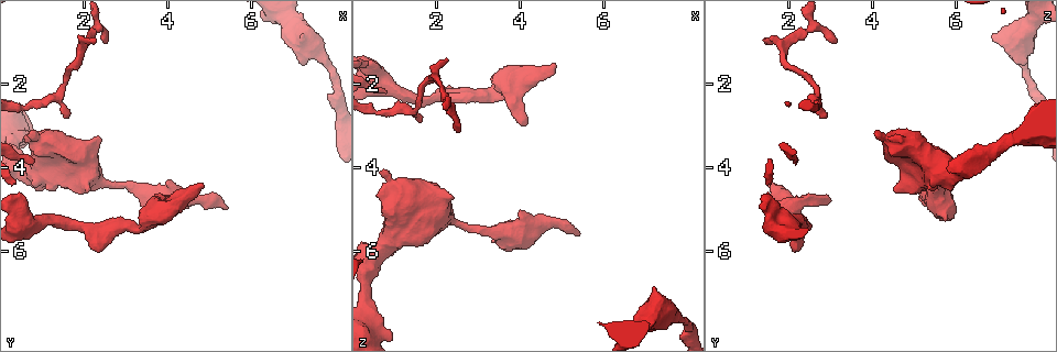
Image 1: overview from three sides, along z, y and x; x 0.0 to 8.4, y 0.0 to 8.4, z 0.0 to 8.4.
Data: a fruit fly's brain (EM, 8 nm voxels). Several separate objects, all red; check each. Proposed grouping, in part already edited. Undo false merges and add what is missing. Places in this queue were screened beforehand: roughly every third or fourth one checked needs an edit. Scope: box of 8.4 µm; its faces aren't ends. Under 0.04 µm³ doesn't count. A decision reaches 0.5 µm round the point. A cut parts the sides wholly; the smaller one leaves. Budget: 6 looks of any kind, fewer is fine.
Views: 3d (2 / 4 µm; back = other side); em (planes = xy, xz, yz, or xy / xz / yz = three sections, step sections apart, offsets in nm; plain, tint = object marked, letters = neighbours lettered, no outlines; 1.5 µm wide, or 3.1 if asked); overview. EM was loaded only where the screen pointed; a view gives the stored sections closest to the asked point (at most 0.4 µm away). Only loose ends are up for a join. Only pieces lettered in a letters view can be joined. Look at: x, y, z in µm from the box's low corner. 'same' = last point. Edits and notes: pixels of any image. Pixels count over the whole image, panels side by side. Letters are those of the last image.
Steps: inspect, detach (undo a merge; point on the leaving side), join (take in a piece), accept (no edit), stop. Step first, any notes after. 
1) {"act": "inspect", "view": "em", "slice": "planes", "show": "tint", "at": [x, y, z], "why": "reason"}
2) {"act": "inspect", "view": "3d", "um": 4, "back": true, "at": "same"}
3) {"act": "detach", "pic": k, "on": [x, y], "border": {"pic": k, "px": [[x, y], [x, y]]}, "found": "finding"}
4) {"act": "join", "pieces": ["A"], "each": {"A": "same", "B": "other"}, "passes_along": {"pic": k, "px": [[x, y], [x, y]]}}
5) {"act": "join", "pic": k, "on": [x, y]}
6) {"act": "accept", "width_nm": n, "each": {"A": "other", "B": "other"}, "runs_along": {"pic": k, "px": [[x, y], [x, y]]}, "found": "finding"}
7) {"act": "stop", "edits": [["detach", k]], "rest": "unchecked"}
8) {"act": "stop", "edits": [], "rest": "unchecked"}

{"act": "inspect", "view": "3d", "um": 4, "at": [5.50, 4.95, 5.65], "why": "branch stops here"}

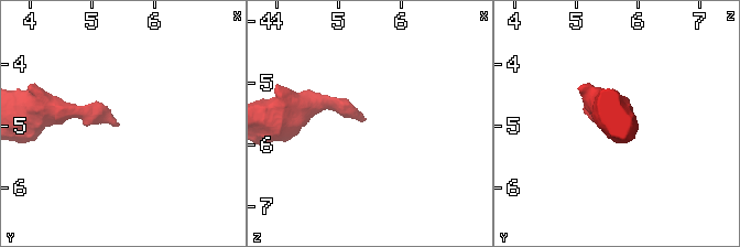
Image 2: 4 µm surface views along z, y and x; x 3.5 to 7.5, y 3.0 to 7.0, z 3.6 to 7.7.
{"act": "inspect", "view": "em", "slice": "planes", "show": "tint", "at": [5.45, 5.00, 5.55], "why": "now the EM"}

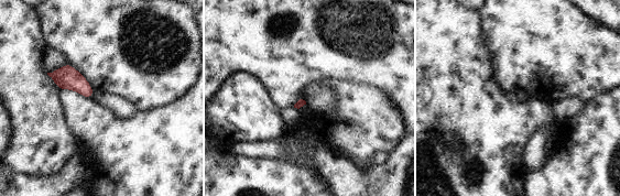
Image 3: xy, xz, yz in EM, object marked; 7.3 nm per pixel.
{"act": "inspect", "view": "em", "slice": "planes", "show": "letters", "at": "same"}

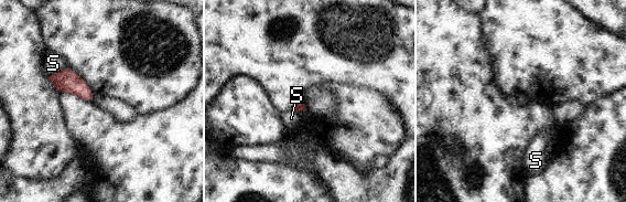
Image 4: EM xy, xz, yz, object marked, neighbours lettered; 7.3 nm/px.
{"act": "accept", "longest_contact_nm": ["S", 160], "each": {"S": "other"}, "found": "no lettered piece goes on from it"}

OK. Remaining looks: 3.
{"act": "inspect", "view": "3d", "um": 4, "at": [4.15, 4.80, 3.00], "why": "branch stops here"}

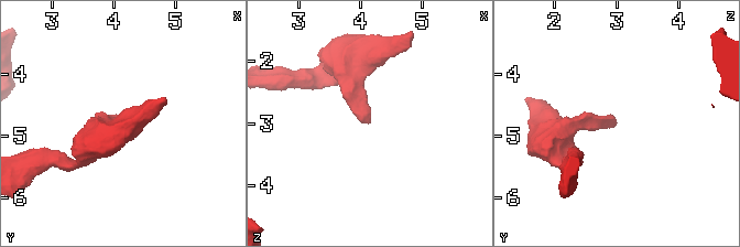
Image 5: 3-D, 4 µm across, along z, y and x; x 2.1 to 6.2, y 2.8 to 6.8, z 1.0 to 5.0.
{"act": "inspect", "view": "em", "slice": "planes", "show": "letters", "at": [4.15, 4.80, 3.00]}

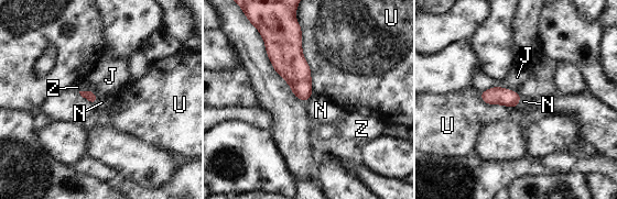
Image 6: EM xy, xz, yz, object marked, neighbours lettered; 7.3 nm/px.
{"act": "accept", "longest_contact_nm": ["U", 500], "each": {"J": "other", "N": "other", "U": "other", "Z": "other"}, "found": "none of them fits"}

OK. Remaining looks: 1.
{"act": "inspect", "view": "em", "slice": "yz", "step": 4, "show": "letters", "at": [0.85, 3.15, 4.15], "why": "stops while still wide"}

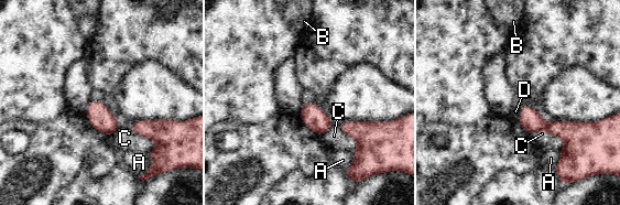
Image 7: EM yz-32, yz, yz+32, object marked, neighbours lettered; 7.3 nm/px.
{"act": "accept", "each": {"A": "other", "B": "other", "C": "other", "D": "other"}, "border": {"pic": 7, "px": [[531, 133], [544, 130], [564, 146]]}, "found": "no lettered piece goes on from it"}

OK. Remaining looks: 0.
{"act": "stop", "edits": [], "rest": "unchecked"}

